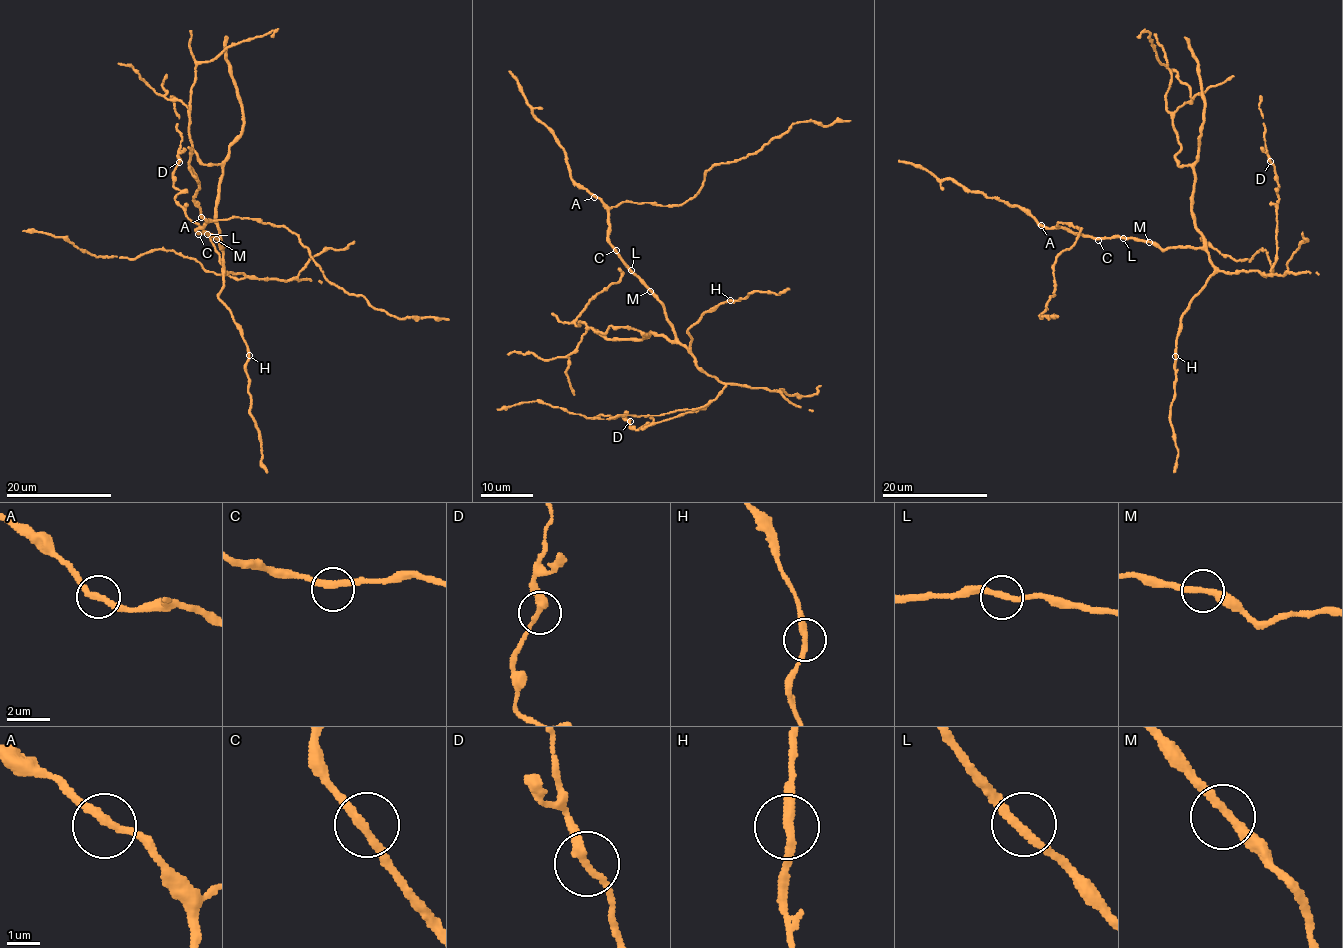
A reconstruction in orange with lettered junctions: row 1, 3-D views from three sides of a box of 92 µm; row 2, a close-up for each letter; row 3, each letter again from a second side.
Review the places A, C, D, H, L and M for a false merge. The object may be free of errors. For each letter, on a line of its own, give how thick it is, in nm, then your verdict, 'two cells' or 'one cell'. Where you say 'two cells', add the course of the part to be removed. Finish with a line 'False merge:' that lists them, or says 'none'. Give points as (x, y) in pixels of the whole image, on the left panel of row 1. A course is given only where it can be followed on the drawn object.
A: calibre 240 nm; one cell
C: calibre 280 nm; one cell
D: calibre 280 nm; one cell
H: calibre 280 nm; one cell
L: calibre 260 nm; one cell
M: calibre 260 nm; one cell
False merge: none

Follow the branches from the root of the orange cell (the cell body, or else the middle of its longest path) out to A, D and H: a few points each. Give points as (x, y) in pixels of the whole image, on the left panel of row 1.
A: (218, 239), (197, 231), (196, 228), (210, 221), (201, 217)
D: (218, 239), (222, 274), (242, 278), (224, 271), (209, 235), (174, 199), (180, 190), (172, 173), (179, 162)
H: (218, 239), (220, 247), (223, 246), (224, 264), (219, 301), (230, 311), (240, 330), (248, 356)

